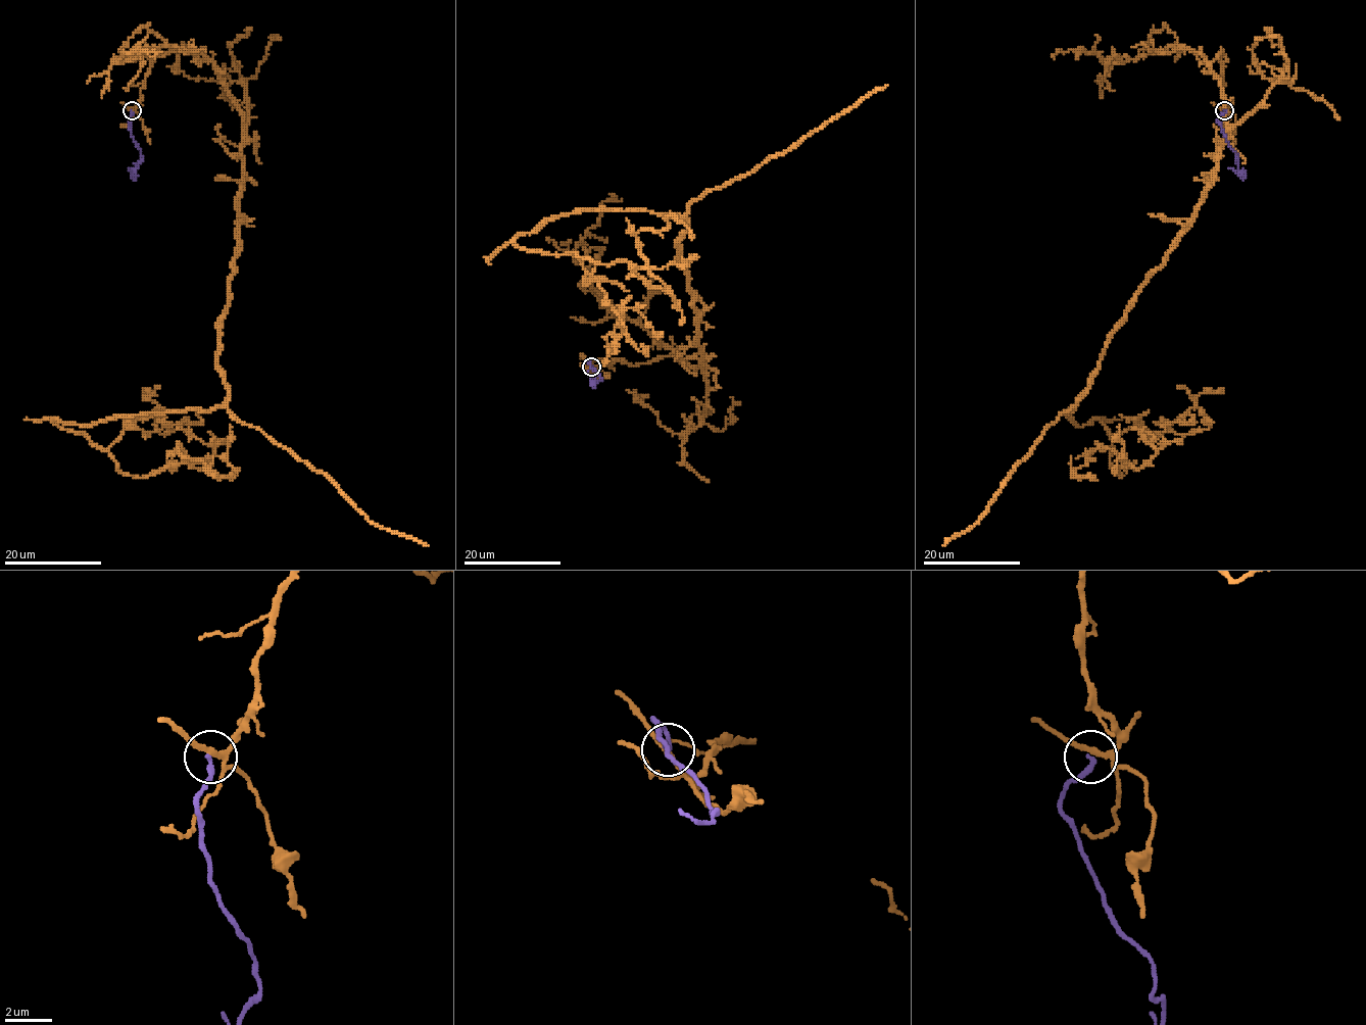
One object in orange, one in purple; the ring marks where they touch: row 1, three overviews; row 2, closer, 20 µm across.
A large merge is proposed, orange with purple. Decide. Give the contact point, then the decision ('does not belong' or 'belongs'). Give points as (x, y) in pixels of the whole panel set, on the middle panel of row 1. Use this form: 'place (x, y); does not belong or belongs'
place (591, 367); does not belong

